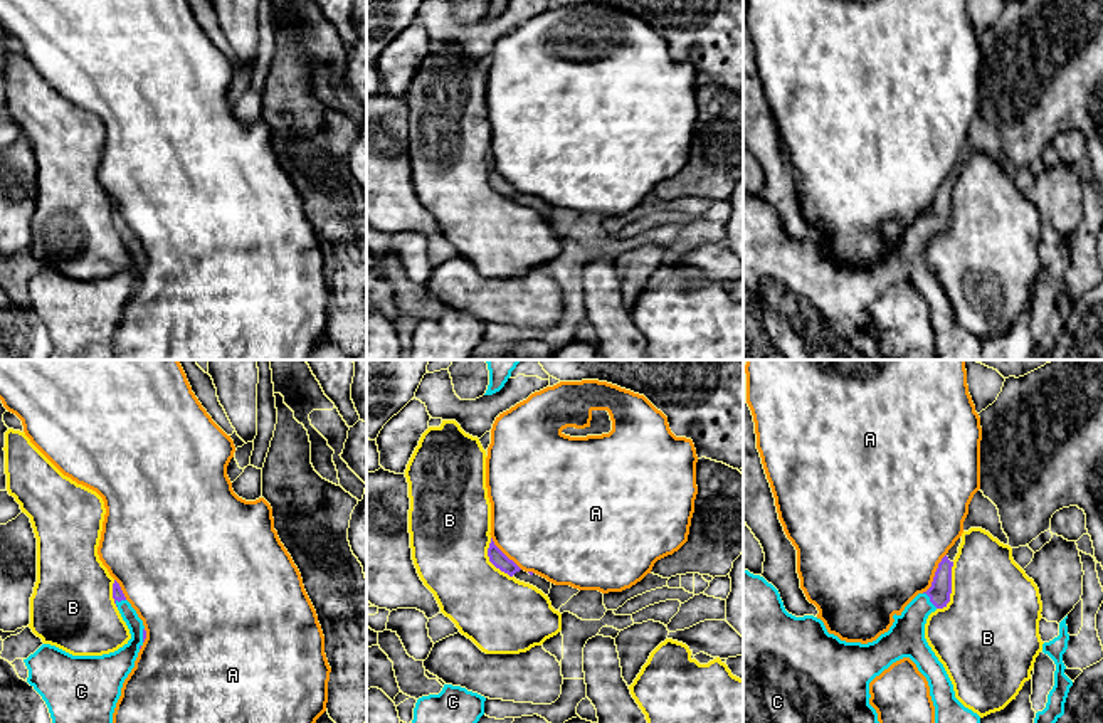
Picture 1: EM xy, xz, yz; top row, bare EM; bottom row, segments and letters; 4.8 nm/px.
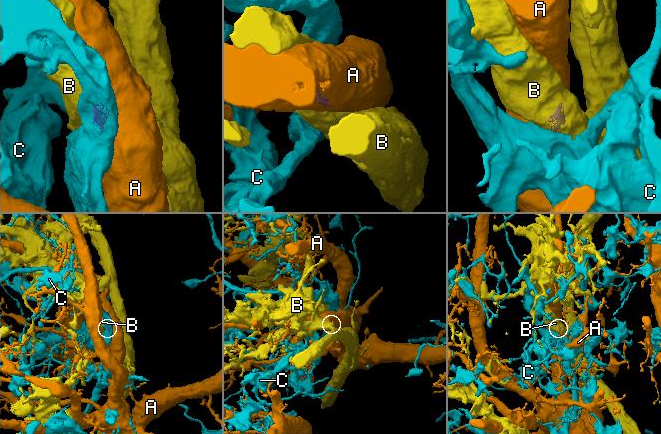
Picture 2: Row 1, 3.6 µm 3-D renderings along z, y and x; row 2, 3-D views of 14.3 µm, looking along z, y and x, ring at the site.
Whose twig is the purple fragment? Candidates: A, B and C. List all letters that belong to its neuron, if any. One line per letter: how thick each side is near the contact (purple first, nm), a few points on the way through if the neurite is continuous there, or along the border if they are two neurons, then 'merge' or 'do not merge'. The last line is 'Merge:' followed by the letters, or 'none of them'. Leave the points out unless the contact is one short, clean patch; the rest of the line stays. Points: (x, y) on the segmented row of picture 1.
A: 100/480 nm | do not merge
B: 100/440 nm | do not merge
C: 100/180 nm | across yz (939, 592), (930, 601), (913, 617), (905, 638) | merge
Merge: C

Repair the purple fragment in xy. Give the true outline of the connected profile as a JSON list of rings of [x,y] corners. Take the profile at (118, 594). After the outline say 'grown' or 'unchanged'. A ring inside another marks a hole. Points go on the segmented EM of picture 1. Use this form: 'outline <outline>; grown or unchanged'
outline [[[116,580],[113,599],[131,634],[123,647],[103,656],[72,656],[42,644],[24,659],[27,683],[45,701],[52,723],[113,723],[123,683],[146,639],[143,620]]]; grown

